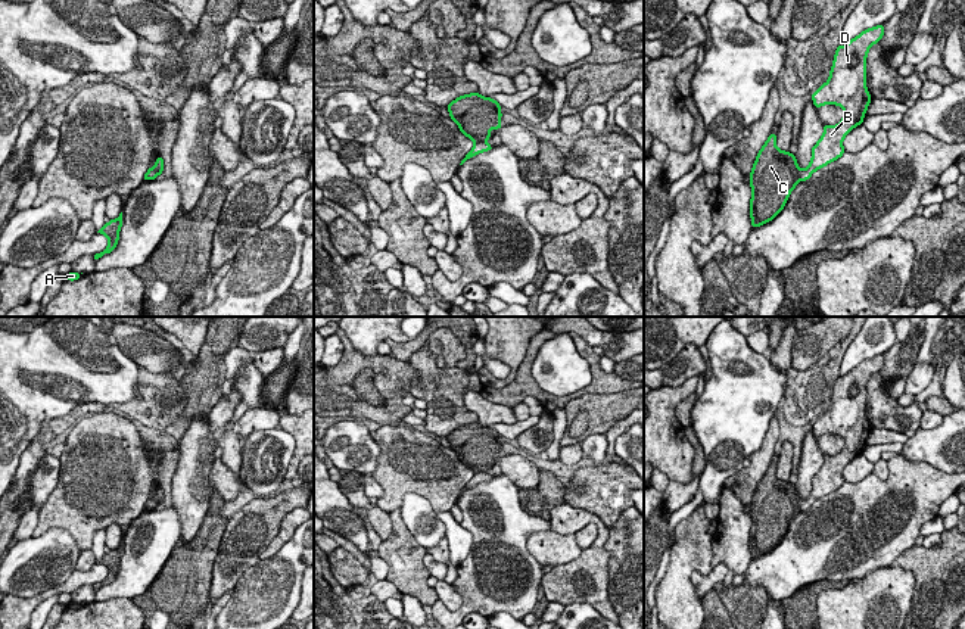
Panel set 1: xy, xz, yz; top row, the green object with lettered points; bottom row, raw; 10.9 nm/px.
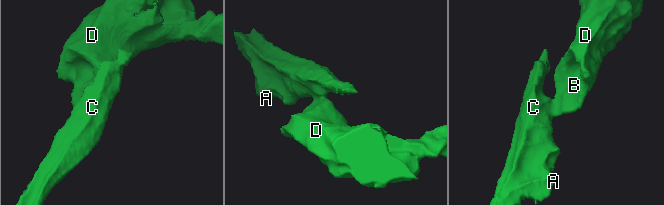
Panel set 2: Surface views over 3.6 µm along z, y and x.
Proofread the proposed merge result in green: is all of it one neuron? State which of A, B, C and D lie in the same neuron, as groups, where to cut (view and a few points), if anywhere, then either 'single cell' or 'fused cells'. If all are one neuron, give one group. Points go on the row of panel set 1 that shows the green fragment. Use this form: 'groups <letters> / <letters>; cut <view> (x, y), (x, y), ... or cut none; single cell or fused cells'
groups A C / B D; cut xz (483, 140), (475, 143); fused cells

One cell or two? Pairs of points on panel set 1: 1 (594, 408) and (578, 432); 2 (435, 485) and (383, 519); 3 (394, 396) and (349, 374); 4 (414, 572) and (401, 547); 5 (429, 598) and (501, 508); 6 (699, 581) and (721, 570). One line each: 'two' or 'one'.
1: one
2: two
3: one
4: one
5: two
6: one

